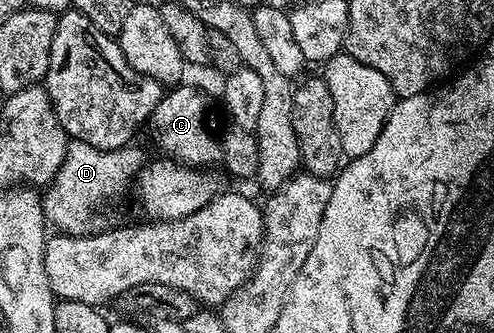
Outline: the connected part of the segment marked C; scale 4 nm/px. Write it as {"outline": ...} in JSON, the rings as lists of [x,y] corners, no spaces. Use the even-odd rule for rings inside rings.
{"outline":[[[178,83],[163,92],[148,125],[154,128],[154,141],[167,158],[190,167],[210,167],[220,153],[219,142],[206,130],[206,97],[194,85]]]}

